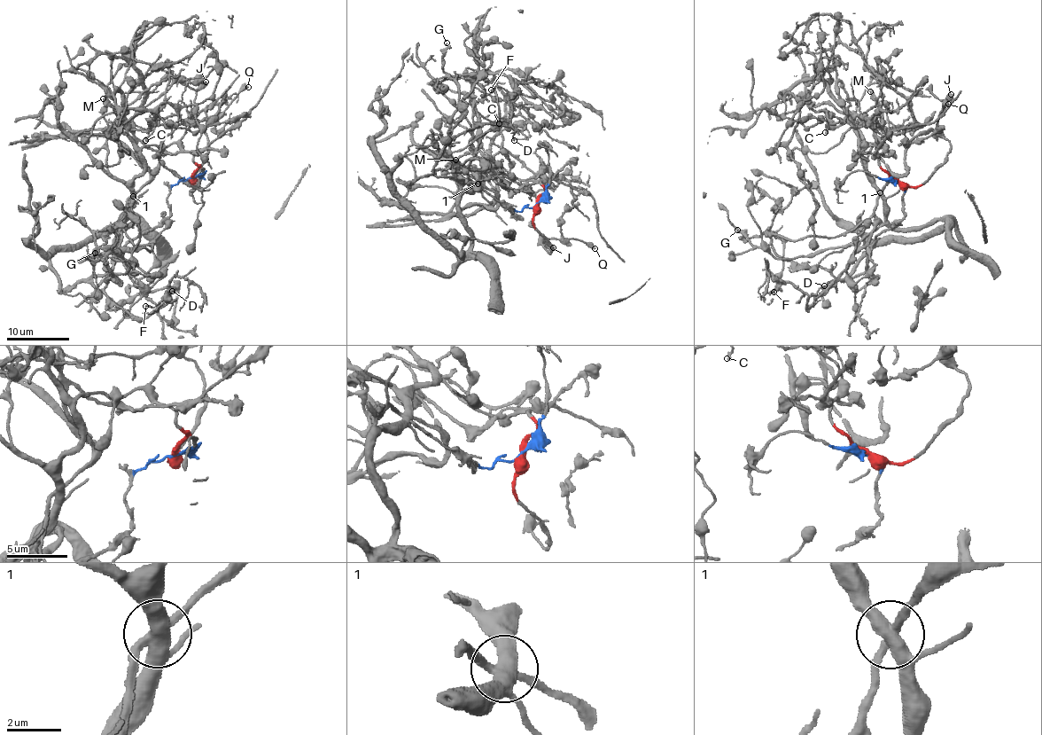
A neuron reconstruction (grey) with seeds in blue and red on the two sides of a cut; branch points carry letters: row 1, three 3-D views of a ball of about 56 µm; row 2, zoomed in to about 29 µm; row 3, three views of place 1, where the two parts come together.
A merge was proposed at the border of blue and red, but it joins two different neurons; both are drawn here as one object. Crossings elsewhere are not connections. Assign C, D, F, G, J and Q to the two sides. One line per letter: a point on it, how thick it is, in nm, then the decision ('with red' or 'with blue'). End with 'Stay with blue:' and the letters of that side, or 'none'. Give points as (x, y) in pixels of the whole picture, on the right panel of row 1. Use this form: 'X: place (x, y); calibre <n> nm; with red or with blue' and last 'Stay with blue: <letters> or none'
C: place (825, 132); calibre 200 nm; with blue
D: place (824, 285); calibre 140 nm; with blue
F: place (773, 292); calibre 170 nm; with blue
G: place (737, 230); calibre 120 nm; with blue
J: place (951, 94); calibre 600 nm; with red
Q: place (948, 104); calibre 440 nm; with red
Stay with blue: C, D, F, G

